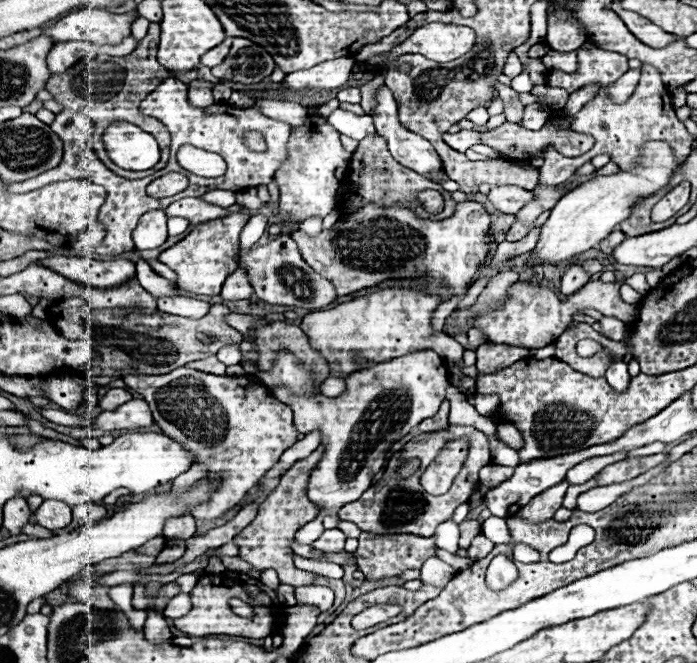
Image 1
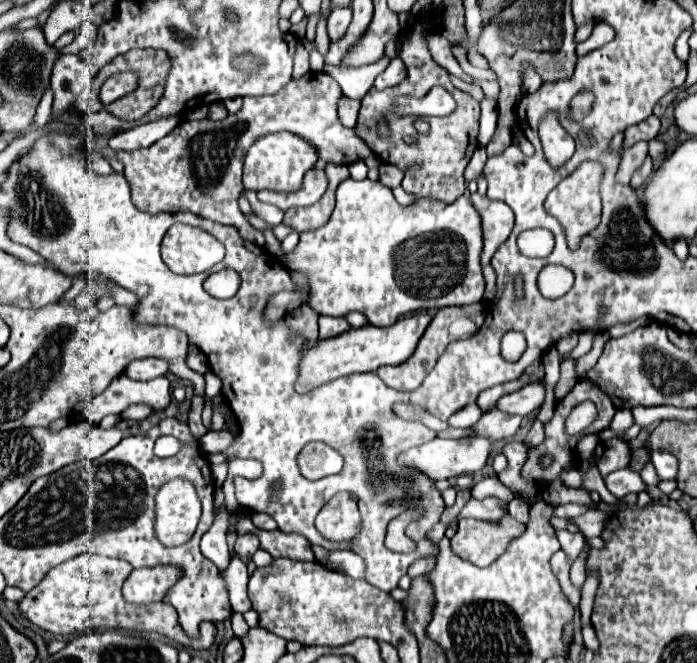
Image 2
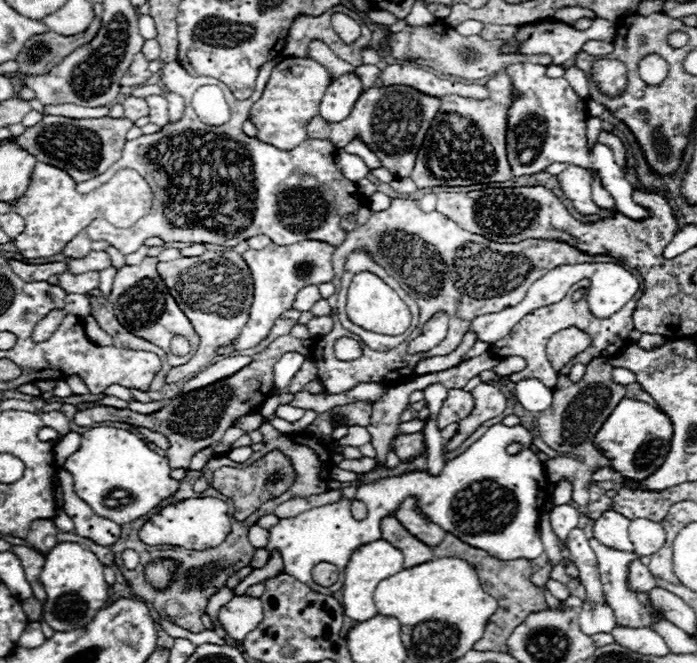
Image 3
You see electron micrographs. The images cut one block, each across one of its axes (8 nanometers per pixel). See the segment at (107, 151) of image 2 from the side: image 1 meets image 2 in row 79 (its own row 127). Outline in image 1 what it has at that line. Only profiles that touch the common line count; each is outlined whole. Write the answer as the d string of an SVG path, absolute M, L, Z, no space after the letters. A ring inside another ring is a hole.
M308 116L306 124L300 128L292 128L290 142L288 142L288 158L274 176L274 180L280 186L280 220L288 222L284 224L284 230L294 232L298 228L298 222L310 218L310 216L326 216L334 210L336 202L336 190L338 190L338 178L334 176L334 170L338 166L348 166L352 154L344 150L340 144L340 134L322 118Z

